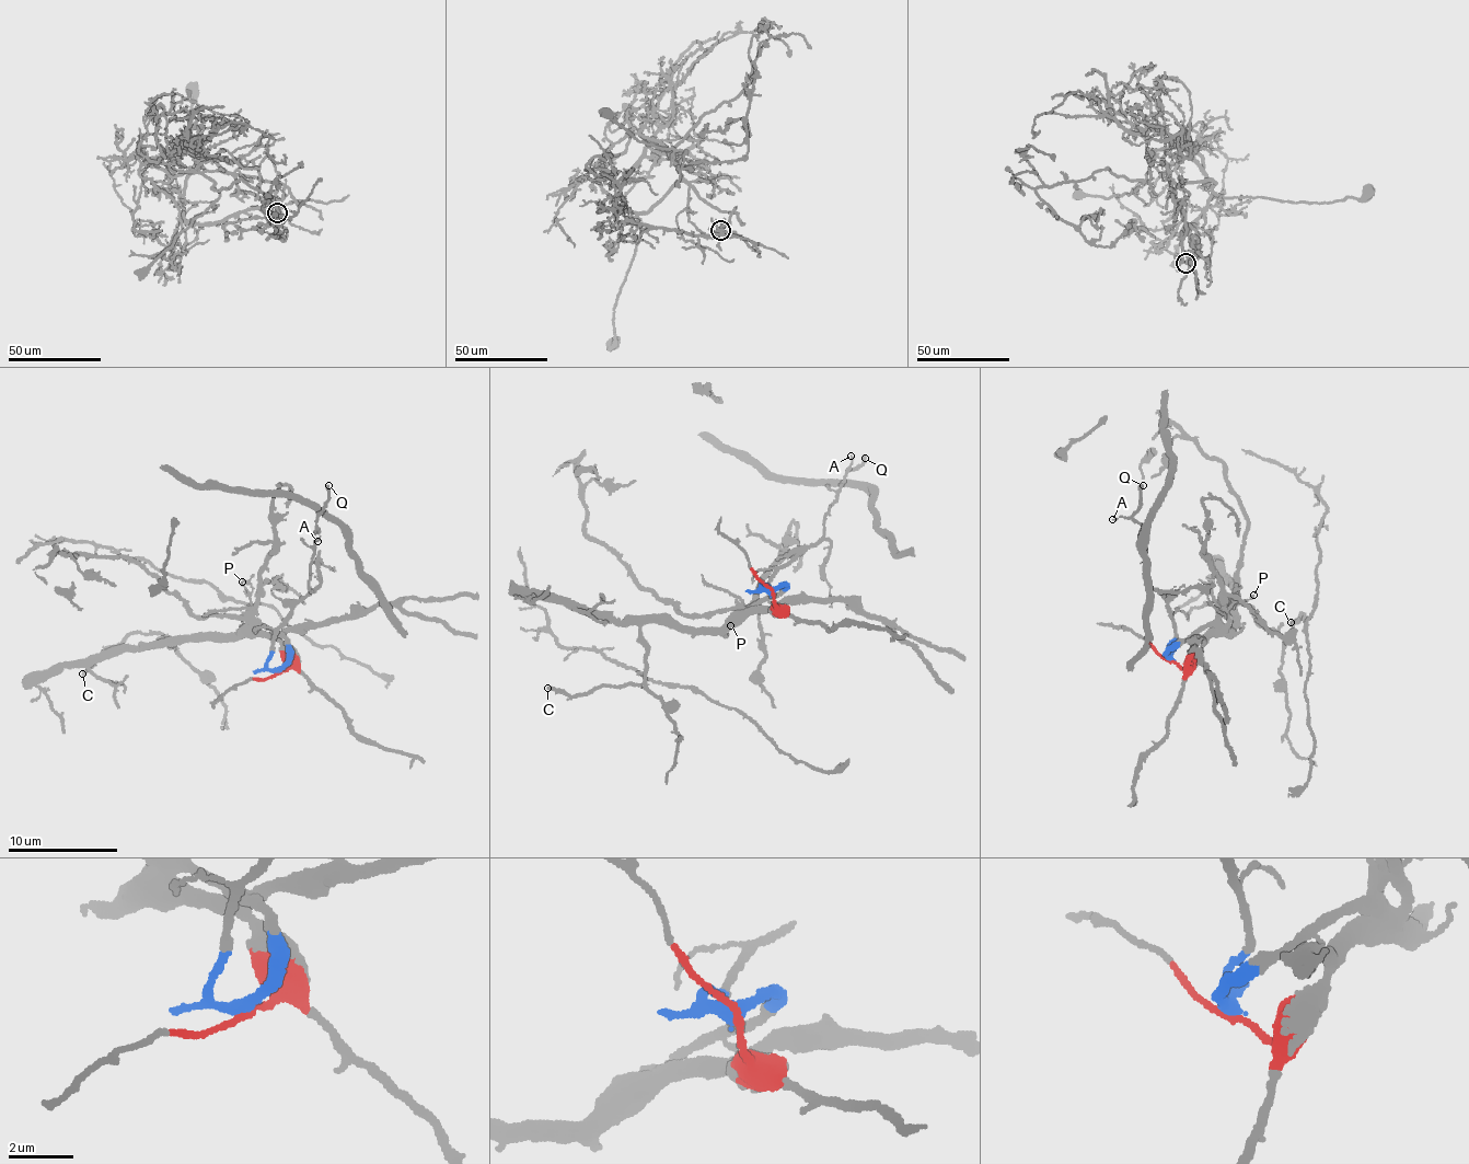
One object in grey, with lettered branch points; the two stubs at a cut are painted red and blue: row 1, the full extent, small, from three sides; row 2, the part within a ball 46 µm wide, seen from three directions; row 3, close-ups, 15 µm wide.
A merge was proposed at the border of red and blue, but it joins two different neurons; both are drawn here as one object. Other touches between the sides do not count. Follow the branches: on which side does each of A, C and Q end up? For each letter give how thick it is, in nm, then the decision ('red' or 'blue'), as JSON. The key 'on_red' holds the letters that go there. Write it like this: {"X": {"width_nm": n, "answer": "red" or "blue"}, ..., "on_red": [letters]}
{"A": {"width_nm": 80, "answer": "blue"}, "C": {"width_nm": 200, "answer": "red"}, "Q": {"width_nm": 200, "answer": "blue"}, "on_red": ["C"]}

